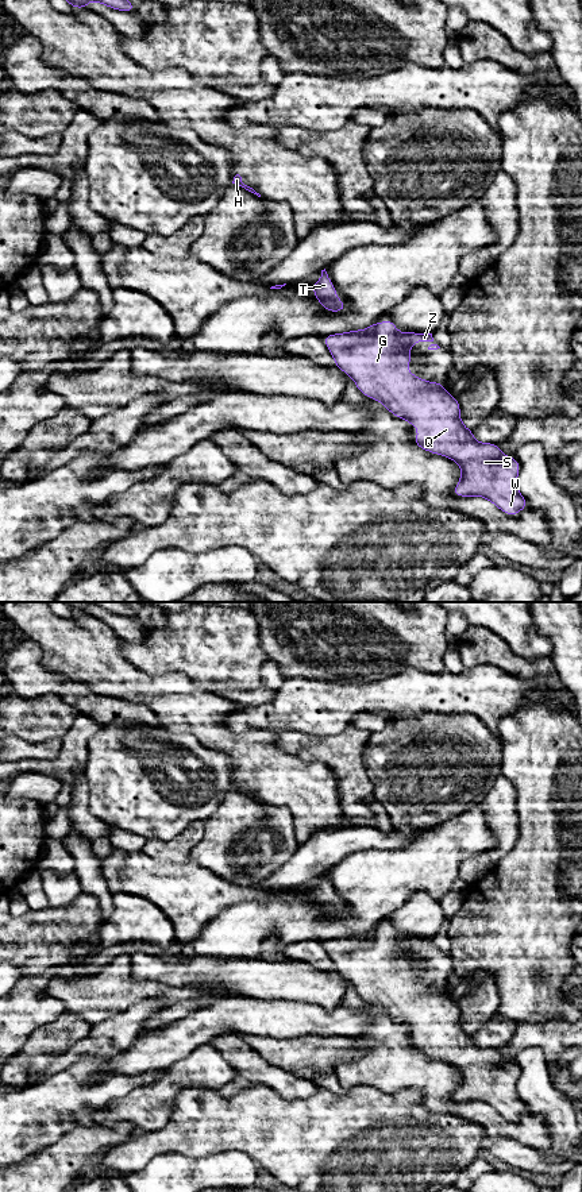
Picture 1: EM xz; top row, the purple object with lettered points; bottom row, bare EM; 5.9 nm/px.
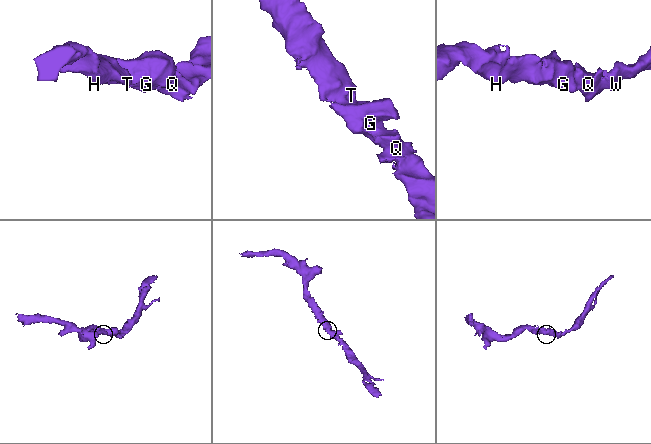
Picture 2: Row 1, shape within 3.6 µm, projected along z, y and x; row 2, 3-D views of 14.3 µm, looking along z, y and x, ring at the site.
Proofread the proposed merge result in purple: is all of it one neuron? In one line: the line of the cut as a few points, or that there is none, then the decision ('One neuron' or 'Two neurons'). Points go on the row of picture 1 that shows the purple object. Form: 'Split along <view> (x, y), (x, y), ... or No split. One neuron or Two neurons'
No split. One neuron

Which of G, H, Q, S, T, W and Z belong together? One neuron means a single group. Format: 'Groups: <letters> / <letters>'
Groups: G H Q S T W Z

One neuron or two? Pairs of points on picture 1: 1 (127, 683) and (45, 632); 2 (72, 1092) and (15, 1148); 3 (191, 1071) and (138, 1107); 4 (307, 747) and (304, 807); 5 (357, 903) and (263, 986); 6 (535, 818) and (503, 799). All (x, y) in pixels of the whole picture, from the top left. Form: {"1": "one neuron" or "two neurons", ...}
{"1": "one neuron", "2": "one neuron", "3": "one neuron", "4": "two neurons", "5": "two neurons", "6": "two neurons"}

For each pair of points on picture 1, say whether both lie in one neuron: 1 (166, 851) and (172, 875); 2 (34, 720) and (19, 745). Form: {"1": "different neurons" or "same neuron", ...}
{"1": "different neurons", "2": "different neurons"}

